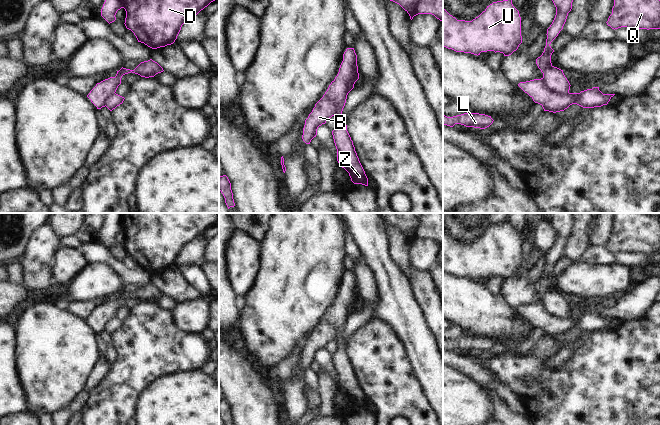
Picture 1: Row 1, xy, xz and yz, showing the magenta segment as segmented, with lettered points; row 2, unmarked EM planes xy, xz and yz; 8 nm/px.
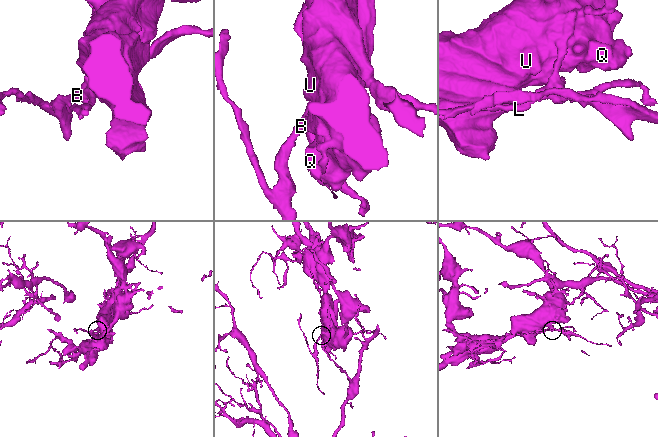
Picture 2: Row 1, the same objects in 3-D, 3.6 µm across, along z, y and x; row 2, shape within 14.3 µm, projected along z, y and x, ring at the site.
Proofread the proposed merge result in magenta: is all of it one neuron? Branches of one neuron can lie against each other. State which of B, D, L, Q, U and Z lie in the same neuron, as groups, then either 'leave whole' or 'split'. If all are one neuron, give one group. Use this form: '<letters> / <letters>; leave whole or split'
B D Q U / L Z; split

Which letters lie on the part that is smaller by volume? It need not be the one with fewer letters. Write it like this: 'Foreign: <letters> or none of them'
Foreign: L, Z

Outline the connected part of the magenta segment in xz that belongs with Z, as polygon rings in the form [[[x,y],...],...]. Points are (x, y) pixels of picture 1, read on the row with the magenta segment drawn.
[[[347,48],[343,54],[339,72],[323,96],[335,101],[338,106],[337,126],[332,131],[337,149],[337,161],[349,173],[354,184],[368,186],[368,178],[347,131],[347,125],[341,120],[347,95],[354,88],[354,84],[358,79],[357,55],[354,48]]]

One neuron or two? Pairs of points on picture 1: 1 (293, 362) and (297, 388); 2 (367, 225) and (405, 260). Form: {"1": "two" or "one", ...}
{"1": "one", "2": "two"}

